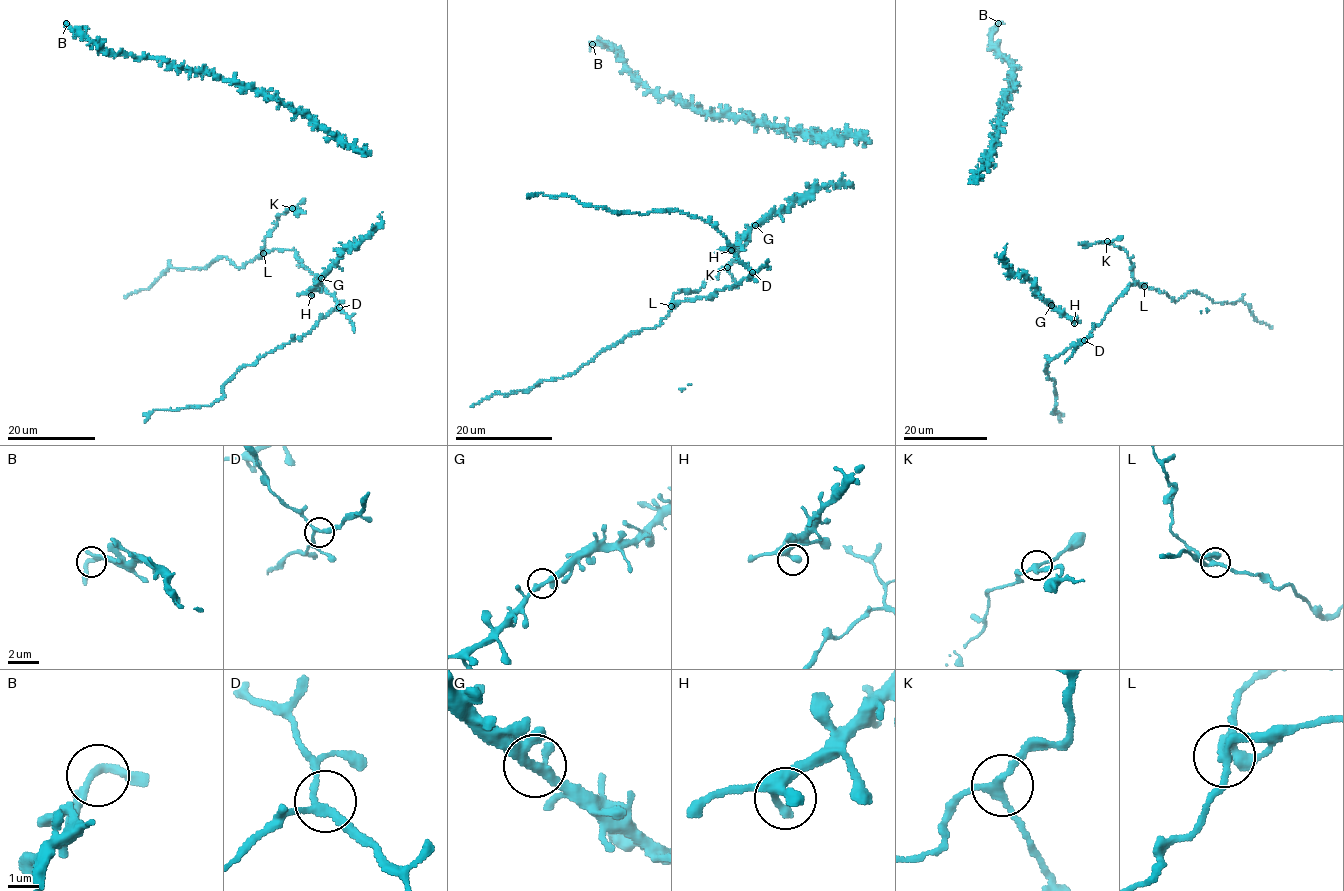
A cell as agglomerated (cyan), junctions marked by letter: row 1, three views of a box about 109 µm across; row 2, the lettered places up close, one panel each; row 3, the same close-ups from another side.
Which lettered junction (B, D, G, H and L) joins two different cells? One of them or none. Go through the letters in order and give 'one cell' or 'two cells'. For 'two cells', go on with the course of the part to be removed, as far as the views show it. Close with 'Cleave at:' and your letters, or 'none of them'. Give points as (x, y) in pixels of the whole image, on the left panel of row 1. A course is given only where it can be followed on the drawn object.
B: one cell
D: one cell
G: one cell
H: one cell
L: two cells; course (263, 253), (264, 238), (275, 227), (277, 215), (298, 209), (298, 212), (306, 213)
Cleave at: L

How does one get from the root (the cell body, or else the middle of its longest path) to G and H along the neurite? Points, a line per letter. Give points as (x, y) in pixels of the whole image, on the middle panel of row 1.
G: (810, 195), (802, 196), (785, 211), (768, 213), (755, 225)
H: (810, 195), (802, 196), (784, 211), (769, 213), (731, 250)

